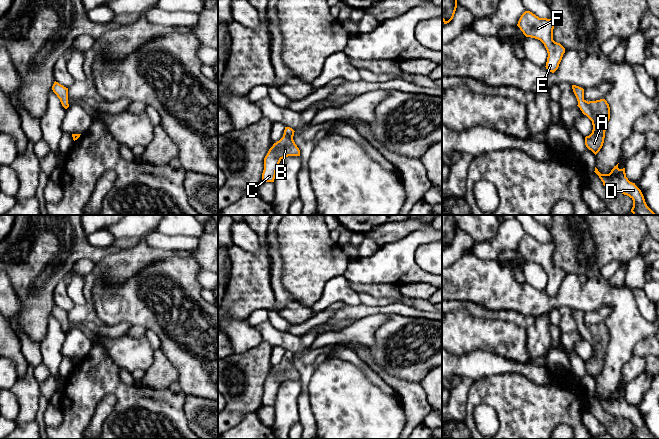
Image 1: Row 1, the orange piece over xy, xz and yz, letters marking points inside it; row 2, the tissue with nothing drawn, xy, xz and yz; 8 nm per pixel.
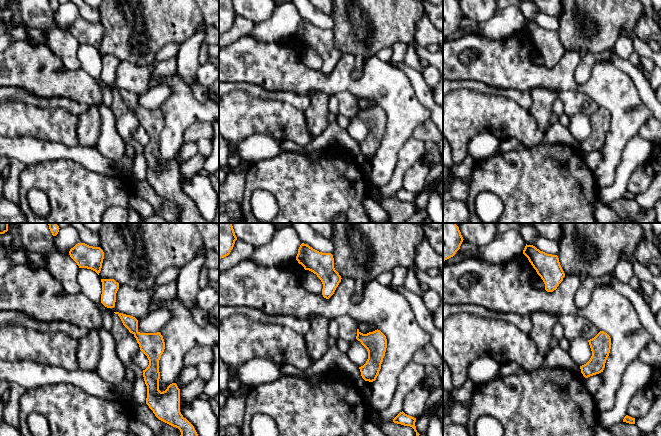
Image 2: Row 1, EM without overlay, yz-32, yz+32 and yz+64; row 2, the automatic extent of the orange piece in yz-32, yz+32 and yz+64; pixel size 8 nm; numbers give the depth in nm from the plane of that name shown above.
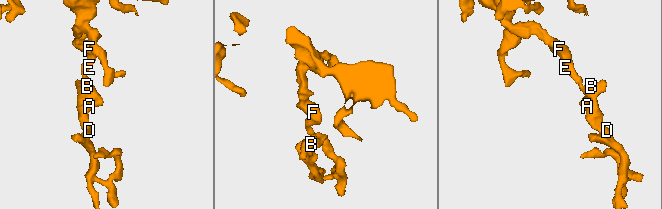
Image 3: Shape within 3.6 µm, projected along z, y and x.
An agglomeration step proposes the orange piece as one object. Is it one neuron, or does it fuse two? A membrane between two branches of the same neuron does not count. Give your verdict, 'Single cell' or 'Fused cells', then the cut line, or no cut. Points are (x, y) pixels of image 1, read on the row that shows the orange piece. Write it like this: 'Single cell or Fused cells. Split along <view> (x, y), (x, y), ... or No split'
Single cell. No split

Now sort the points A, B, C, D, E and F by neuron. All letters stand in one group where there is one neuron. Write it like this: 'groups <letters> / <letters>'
groups A B C D E F

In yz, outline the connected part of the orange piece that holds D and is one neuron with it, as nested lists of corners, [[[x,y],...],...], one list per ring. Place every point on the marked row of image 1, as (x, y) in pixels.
[[[617,164],[609,174],[601,174],[596,167],[594,172],[599,176],[606,188],[627,195],[633,200],[631,209],[633,215],[657,215],[647,206],[641,190],[635,183],[628,180],[625,168],[619,169]]]

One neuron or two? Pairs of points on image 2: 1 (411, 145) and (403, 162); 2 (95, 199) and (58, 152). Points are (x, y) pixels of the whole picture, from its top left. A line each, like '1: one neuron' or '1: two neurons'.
1: one neuron
2: two neurons

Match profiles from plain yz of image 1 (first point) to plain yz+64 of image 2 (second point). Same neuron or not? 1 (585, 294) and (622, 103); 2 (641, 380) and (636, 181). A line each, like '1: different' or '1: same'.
1: same
2: same

